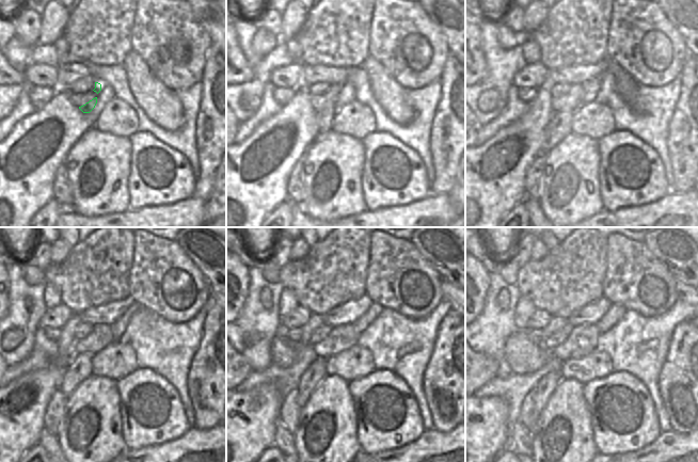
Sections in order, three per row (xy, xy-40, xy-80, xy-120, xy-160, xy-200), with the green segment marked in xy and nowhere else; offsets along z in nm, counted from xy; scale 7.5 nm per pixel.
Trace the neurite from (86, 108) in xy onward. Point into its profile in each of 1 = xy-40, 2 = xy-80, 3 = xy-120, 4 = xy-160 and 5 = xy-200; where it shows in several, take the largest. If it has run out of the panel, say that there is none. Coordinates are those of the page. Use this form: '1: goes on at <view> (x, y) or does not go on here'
1: goes on at xy-40 (323, 116)
2: goes on at xy-80 (559, 126)
3: goes on at xy-120 (80, 368)
4: goes on at xy-160 (315, 372)
5: goes on at xy-200 (545, 386)

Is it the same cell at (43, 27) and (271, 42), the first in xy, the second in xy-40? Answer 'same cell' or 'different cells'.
different cells

